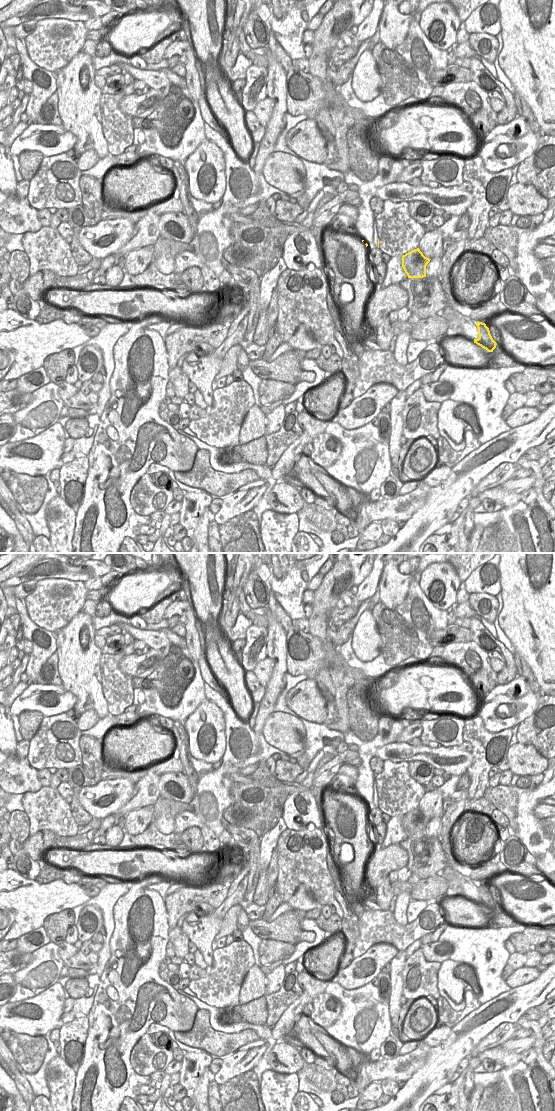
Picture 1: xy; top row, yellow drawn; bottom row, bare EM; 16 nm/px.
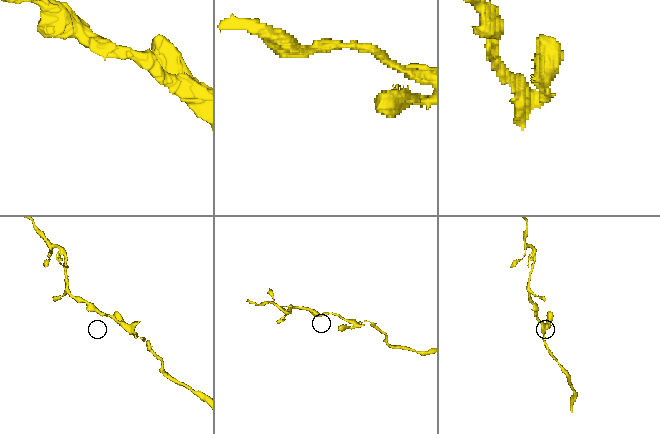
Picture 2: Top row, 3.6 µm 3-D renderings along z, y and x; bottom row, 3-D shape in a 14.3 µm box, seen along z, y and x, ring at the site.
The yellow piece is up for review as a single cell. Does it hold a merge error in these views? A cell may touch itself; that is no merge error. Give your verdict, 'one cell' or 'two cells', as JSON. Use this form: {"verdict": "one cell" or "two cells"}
{"verdict": "two cells"}

